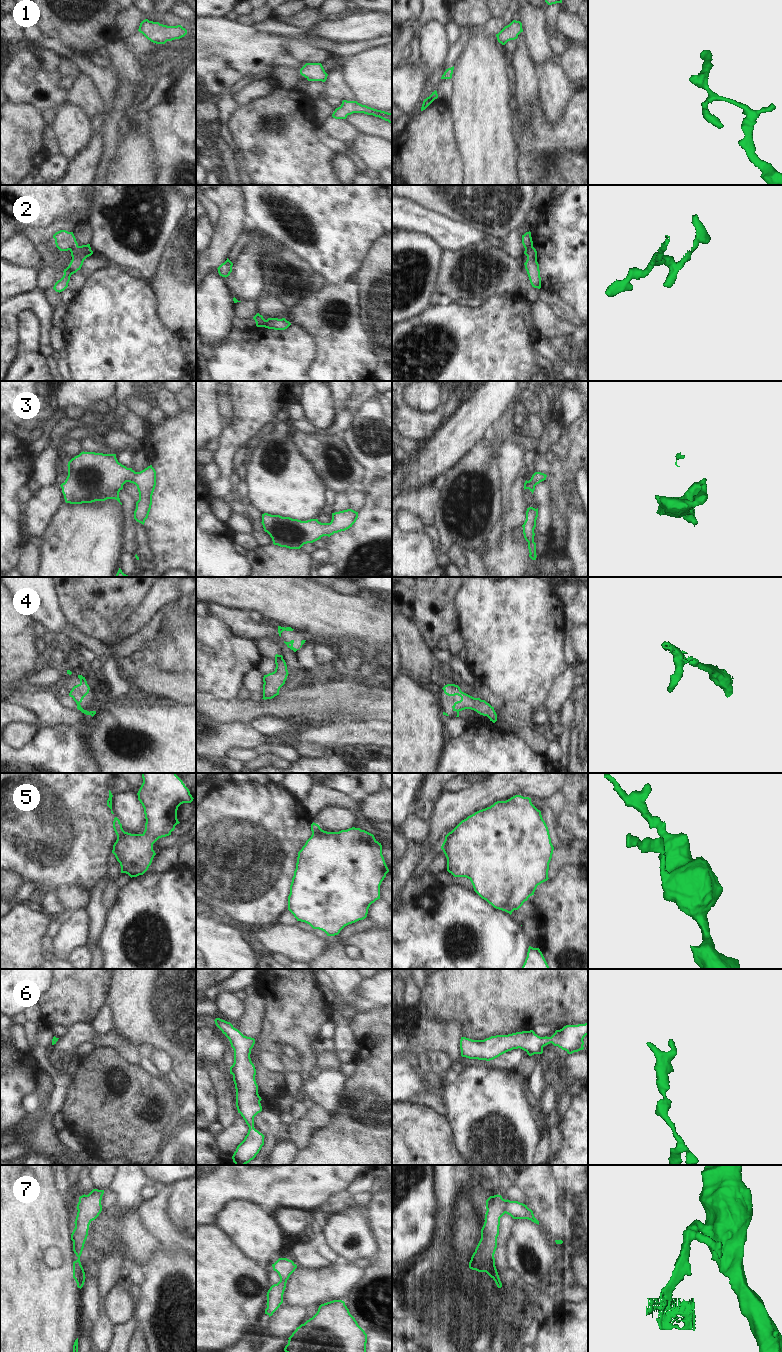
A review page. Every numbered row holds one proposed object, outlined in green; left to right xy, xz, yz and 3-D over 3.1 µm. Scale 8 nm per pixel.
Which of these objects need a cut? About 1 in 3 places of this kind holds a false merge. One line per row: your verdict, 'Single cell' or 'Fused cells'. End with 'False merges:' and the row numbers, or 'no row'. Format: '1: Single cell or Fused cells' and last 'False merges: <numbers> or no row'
1: Single cell
2: Fused cells
3: Single cell
4: Single cell
5: Fused cells
6: Single cell
7: Single cell
False merges: 2, 5

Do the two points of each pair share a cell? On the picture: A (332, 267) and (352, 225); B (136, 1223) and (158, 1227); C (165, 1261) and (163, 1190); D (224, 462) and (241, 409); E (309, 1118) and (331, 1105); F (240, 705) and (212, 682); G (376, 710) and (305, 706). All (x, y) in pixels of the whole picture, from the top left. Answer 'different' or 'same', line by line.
A: same
B: same
C: different
D: same
E: different
F: different
G: same

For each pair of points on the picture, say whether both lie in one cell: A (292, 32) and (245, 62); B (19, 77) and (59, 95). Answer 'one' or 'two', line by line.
A: two
B: one

